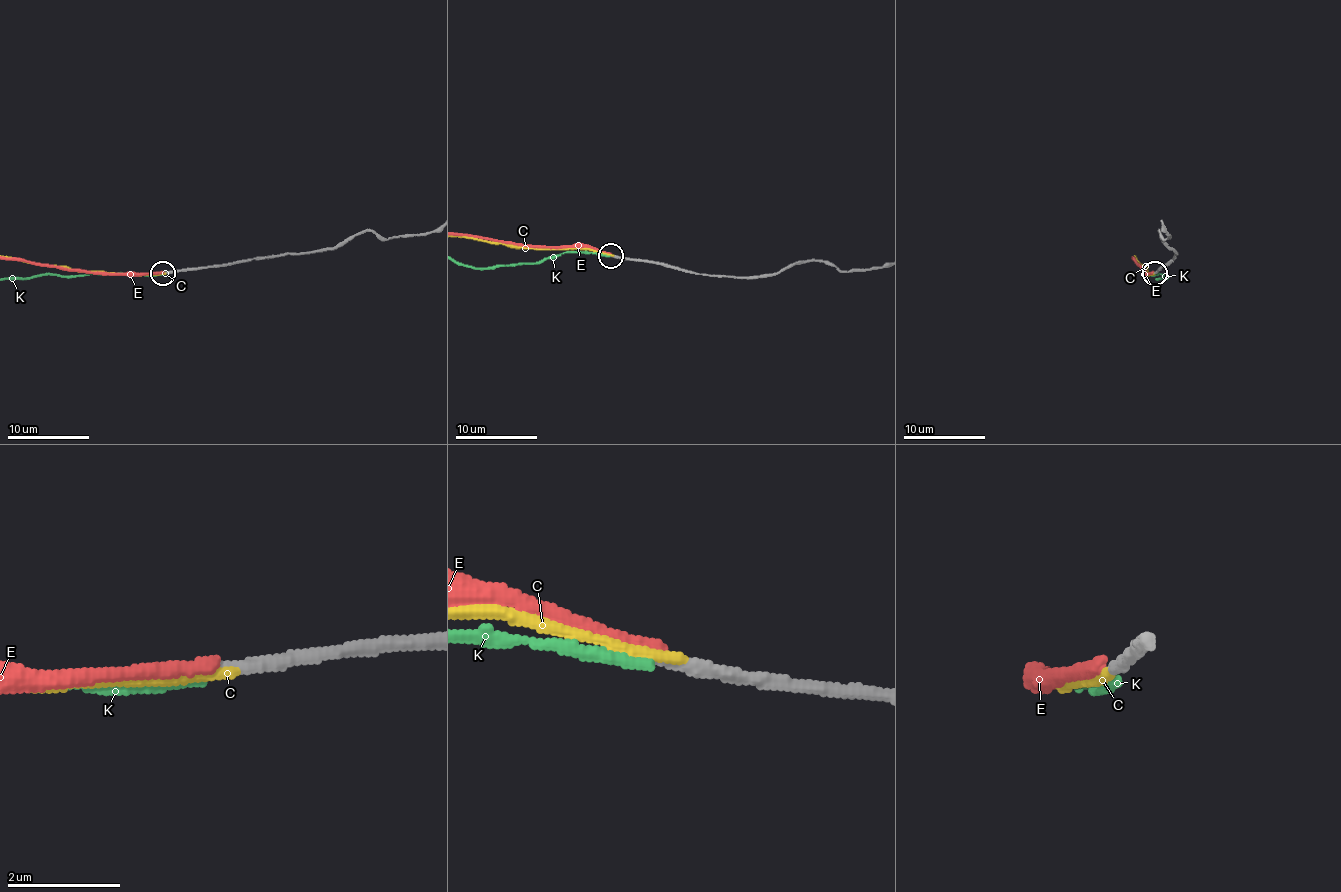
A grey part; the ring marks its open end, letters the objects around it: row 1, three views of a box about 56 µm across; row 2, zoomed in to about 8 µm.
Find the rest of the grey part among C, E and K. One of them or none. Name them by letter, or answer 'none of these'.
C

